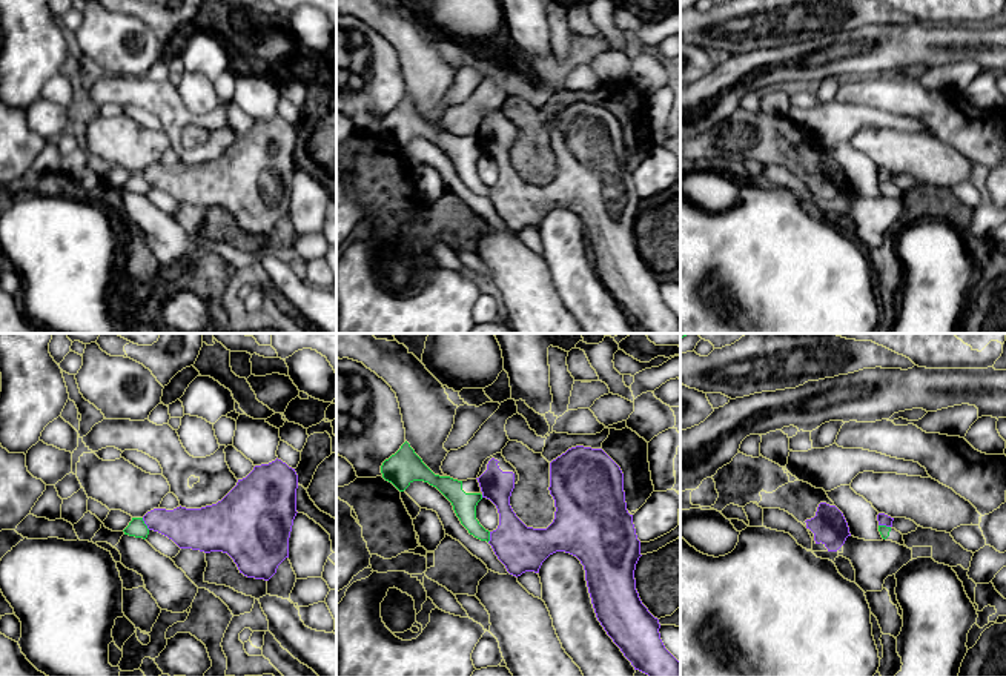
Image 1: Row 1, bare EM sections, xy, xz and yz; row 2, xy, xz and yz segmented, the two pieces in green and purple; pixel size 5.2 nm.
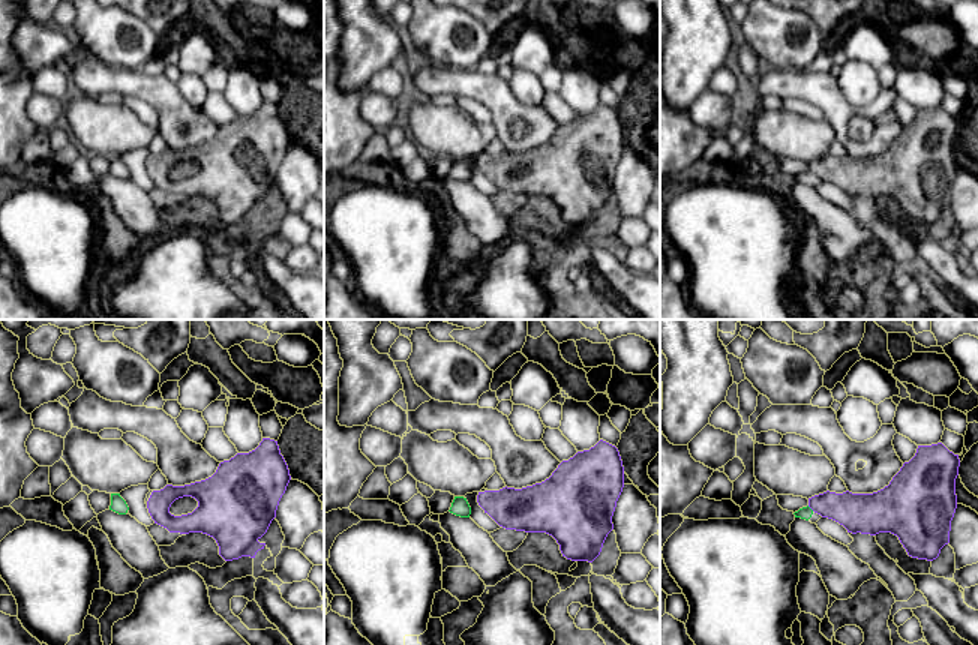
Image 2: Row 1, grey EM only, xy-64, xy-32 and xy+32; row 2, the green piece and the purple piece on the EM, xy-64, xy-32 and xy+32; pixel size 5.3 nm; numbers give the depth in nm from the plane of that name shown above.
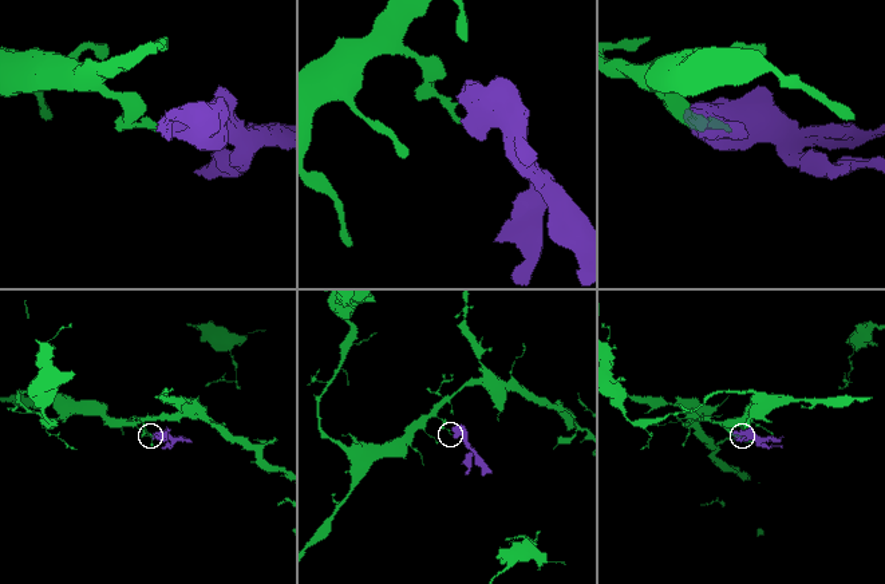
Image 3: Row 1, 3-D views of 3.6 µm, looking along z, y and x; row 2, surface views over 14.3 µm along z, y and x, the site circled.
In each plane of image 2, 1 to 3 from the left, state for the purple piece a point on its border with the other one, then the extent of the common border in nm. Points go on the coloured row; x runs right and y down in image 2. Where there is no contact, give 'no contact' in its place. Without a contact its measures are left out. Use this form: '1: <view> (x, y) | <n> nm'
1: no contact
2: no contact
3: xy+32 (809, 507) | 50 nm

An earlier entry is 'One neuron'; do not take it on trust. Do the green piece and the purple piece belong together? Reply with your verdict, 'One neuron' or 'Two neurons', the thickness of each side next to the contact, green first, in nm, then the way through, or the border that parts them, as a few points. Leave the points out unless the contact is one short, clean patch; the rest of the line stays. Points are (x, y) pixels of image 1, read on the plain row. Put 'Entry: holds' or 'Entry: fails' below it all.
Two neurons. Thickness 90 nm (green) against 200 nm
Entry: fails

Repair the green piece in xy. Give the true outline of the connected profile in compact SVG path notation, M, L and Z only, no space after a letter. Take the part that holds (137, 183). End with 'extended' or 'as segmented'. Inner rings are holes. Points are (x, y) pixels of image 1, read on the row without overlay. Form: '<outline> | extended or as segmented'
M132 174L129 181L123 187L124 191L143 194L143 195L146 195L149 191L149 184L144 180L143 174Z | as segmented

